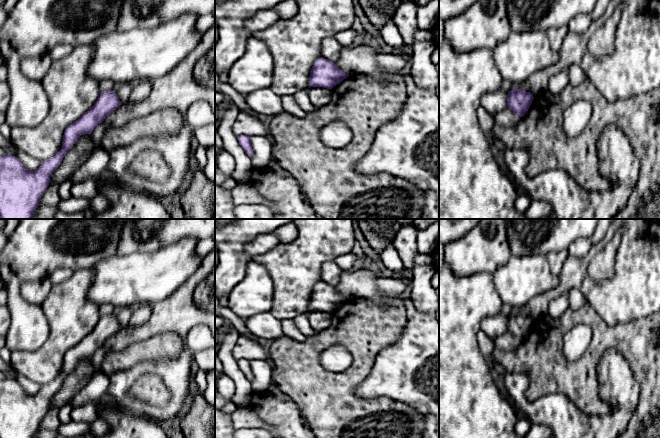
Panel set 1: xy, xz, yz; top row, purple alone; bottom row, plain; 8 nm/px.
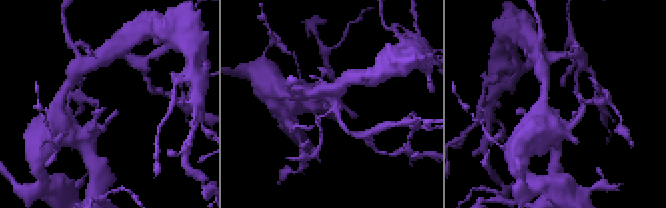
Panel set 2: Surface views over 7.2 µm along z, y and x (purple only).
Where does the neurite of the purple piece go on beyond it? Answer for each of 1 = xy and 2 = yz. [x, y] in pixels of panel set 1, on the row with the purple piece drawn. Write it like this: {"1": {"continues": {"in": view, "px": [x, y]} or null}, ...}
{"1": {"continues": null}, "2": {"continues": null}}

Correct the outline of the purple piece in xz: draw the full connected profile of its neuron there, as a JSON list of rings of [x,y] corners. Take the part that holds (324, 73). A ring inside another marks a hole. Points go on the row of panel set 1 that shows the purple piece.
[[[323,57],[315,60],[309,77],[310,87],[332,89],[349,75],[341,71],[334,62]]]

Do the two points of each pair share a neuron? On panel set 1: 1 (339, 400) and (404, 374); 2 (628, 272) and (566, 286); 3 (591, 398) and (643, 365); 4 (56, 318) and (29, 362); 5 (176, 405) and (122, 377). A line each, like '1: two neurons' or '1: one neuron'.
1: two neurons
2: one neuron
3: one neuron
4: one neuron
5: one neuron

